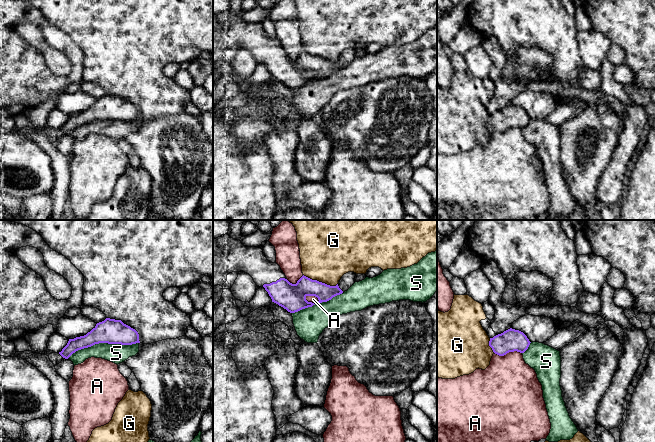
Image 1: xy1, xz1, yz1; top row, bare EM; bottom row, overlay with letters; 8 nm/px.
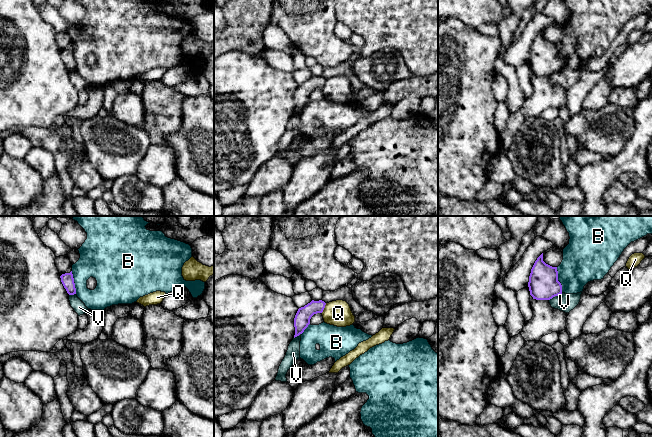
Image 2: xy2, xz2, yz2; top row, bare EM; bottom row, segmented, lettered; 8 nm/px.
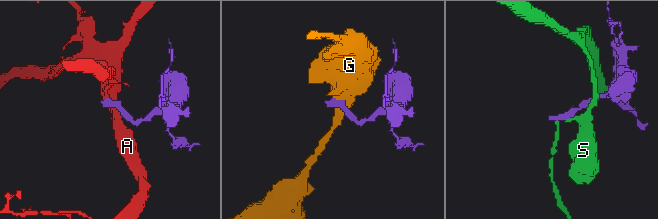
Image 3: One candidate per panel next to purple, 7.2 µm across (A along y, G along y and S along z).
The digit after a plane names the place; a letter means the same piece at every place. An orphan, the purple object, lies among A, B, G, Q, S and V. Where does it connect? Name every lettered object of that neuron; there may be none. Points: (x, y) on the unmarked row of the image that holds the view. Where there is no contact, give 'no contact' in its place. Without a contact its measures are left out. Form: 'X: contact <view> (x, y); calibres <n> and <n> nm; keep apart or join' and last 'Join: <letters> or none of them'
A: contact xz1 (312, 71); calibres 220 and 60 nm; keep apart
B: contact yz2 (557, 56); calibres 240 and 320 nm; keep apart
G: contact xz1 (320, 58); calibres 200 and 440 nm; keep apart
Q: contact xz2 (324, 83); calibres 130 and 200 nm; keep apart
S: contact xy1 (102, 118); calibres 200 and 160 nm; keep apart
V: contact yz2 (555, 71); calibres 240 and 140 nm; keep apart
Join: none of them

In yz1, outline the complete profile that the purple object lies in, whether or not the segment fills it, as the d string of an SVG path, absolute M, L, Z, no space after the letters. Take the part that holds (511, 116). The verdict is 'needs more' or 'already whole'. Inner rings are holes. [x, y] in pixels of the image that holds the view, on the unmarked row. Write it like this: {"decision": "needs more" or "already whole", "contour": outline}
{"decision": "already whole", "contour": "M510 104L490 114L489 122L495 130L504 132L514 127L524 129L528 125L530 119L531 118L523 108Z"}

